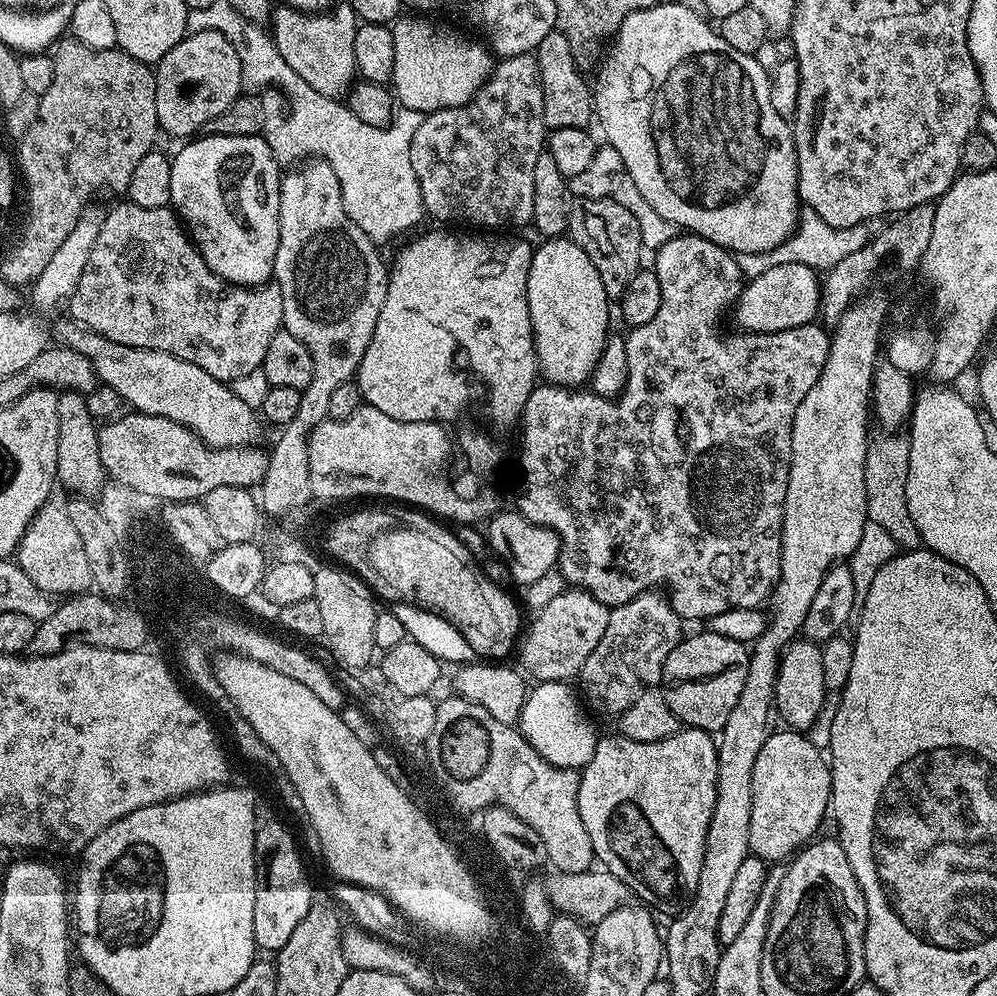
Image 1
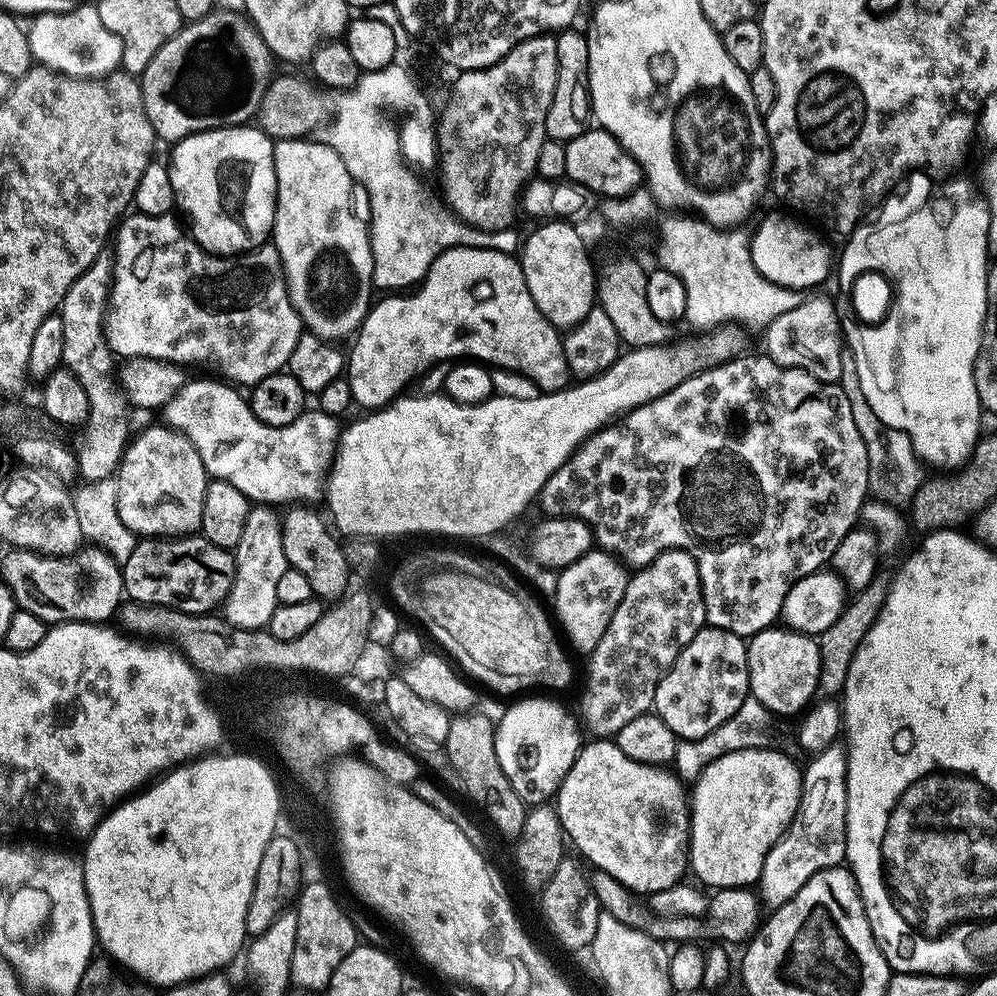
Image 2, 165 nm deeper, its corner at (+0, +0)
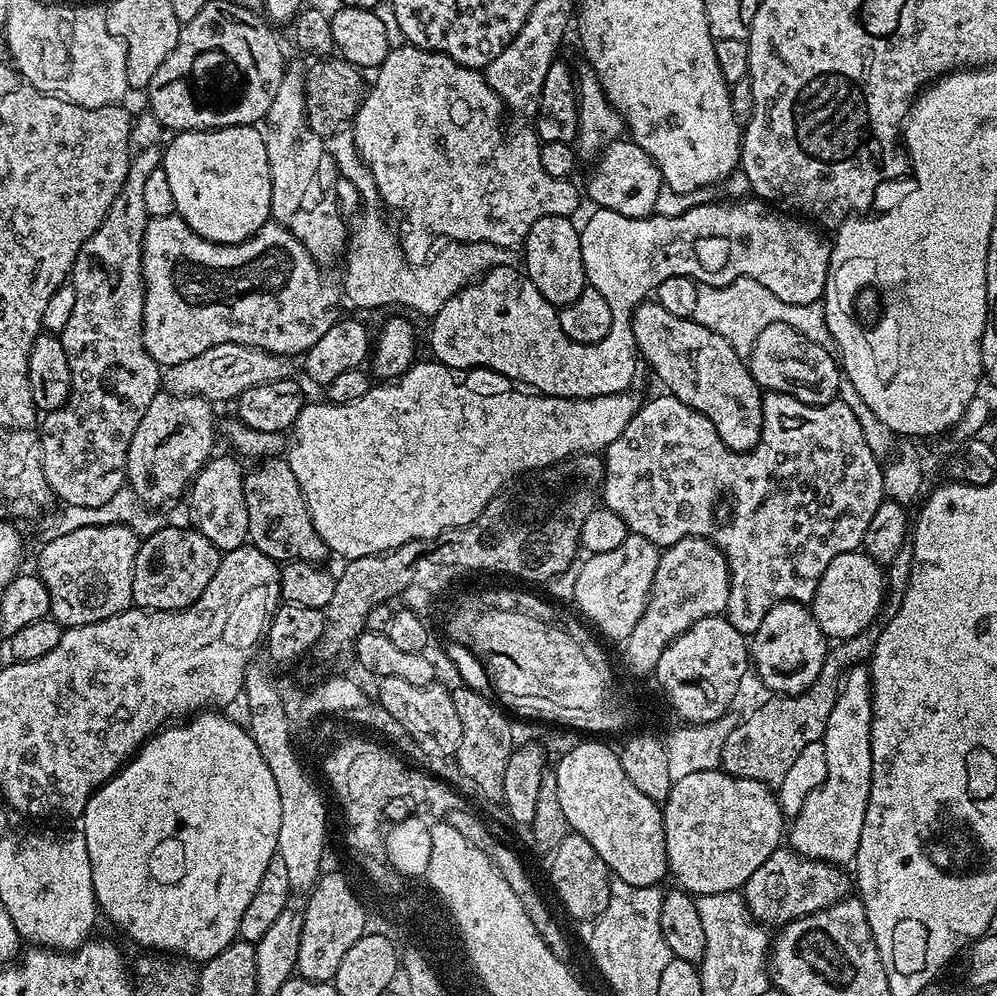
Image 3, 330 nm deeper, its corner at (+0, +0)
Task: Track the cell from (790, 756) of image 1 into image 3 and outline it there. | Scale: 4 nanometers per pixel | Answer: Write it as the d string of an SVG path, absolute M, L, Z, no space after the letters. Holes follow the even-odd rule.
M703 769L673 783L668 799L663 801L662 811L671 879L676 879L680 883L677 885L693 897L742 889L750 874L781 847L786 832L786 817L771 787L762 781L728 775L723 770Z

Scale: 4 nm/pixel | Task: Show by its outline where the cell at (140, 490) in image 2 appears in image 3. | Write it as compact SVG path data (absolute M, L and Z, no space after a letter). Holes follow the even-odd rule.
M166 391L157 392L156 396L146 406L146 414L142 414L142 422L138 422L138 430L134 430L134 438L128 451L128 467L126 469L126 484L141 500L144 506L164 506L171 500L189 491L201 468L208 463L213 455L212 443L218 436L218 424L212 421L213 405L202 396L171 396Z

